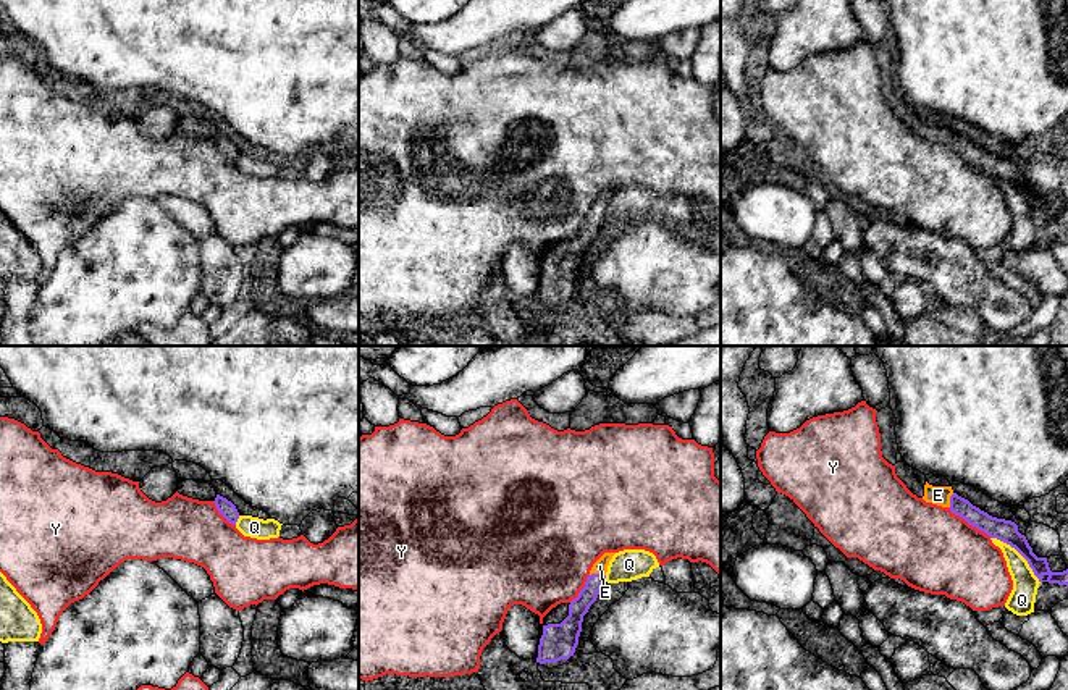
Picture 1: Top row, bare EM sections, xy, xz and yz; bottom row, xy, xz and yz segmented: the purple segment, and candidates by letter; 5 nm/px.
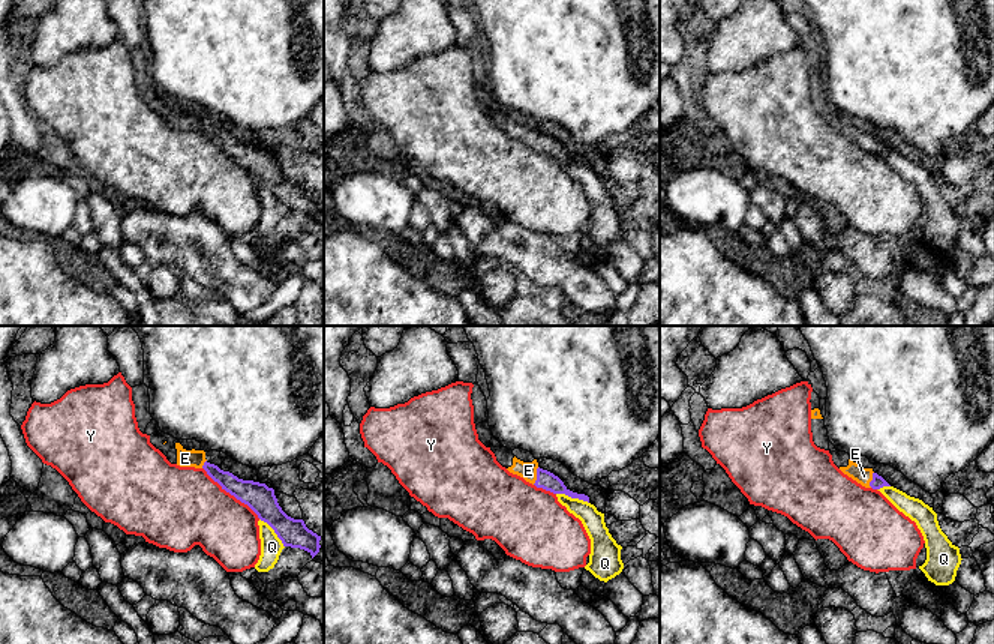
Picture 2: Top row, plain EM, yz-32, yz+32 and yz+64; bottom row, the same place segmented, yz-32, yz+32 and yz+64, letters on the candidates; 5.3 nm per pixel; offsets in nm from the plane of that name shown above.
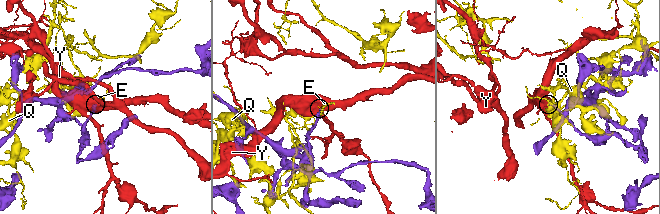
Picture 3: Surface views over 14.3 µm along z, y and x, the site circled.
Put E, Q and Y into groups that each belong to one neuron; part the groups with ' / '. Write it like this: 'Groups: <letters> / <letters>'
Groups: E / Q / Y

